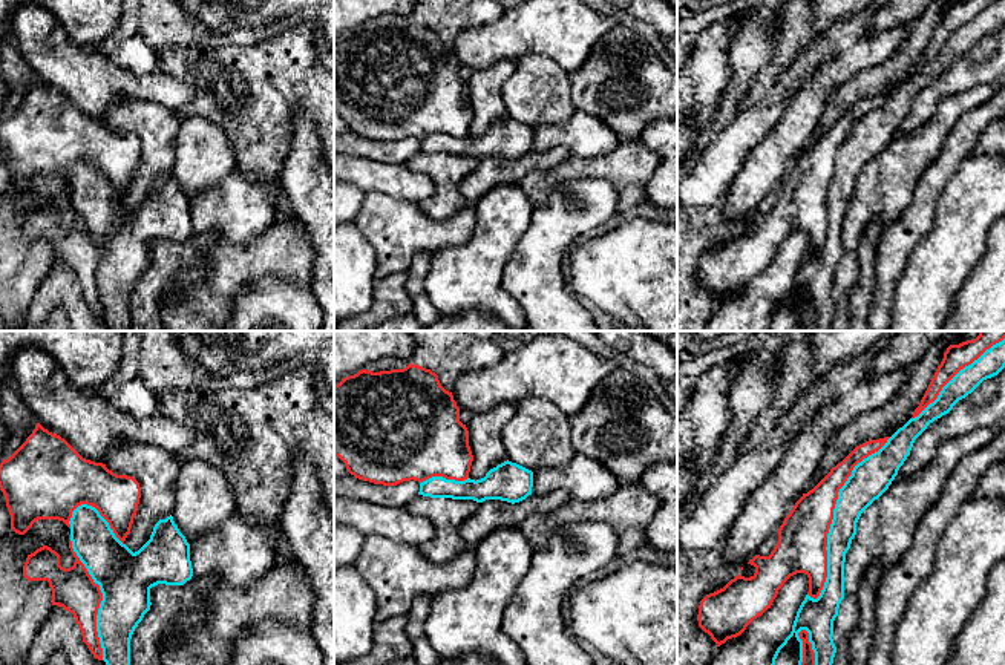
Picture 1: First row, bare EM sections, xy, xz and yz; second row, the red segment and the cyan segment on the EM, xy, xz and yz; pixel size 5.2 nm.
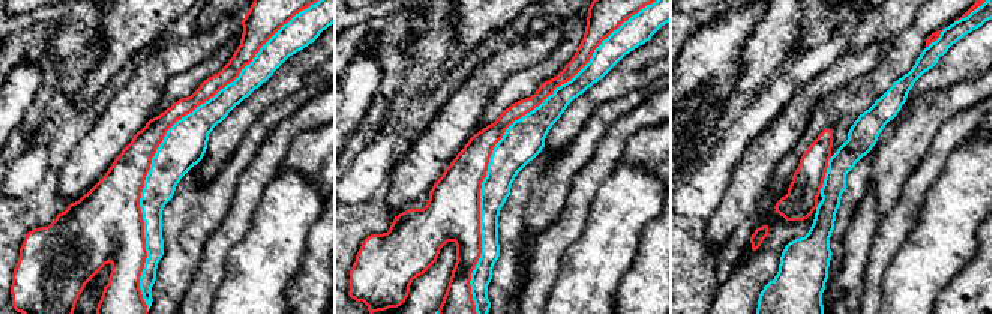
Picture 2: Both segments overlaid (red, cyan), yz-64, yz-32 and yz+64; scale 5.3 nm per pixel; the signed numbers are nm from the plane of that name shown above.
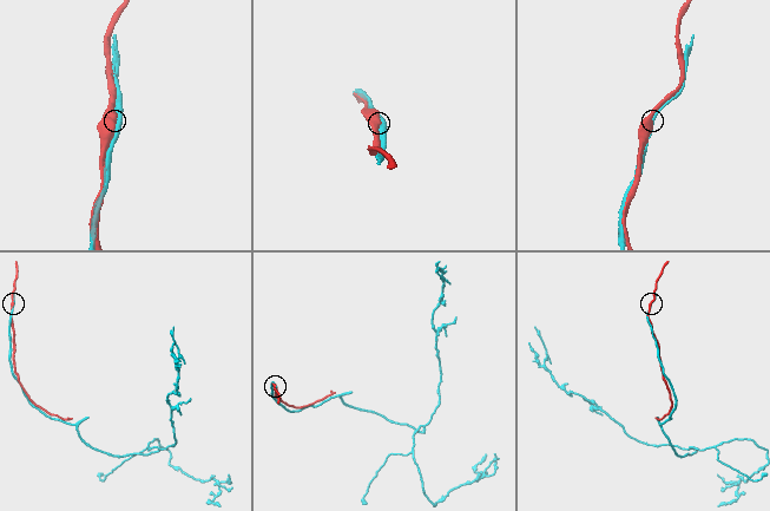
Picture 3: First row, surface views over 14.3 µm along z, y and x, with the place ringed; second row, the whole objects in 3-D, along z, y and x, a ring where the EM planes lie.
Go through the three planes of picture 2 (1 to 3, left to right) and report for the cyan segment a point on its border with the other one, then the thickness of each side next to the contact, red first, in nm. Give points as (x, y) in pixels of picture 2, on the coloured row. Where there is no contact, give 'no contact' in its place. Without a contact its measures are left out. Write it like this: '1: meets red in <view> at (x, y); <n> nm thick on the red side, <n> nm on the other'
1: meets red in yz-64 at (161, 141); 200 nm thick on the red side, 240 nm on the other
2: meets red in yz-32 at (497, 141); 200 nm thick on the red side, 220 nm on the other
3: meets red in yz+64 at (824, 175); 170 nm thick on the red side, 140 nm on the other

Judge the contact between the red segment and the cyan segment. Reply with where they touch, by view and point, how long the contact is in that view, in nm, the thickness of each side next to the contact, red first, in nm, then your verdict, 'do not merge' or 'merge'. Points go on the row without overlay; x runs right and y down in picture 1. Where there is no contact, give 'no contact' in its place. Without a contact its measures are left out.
yz (832, 172) | 950 nm | 260/190 nm | do not merge

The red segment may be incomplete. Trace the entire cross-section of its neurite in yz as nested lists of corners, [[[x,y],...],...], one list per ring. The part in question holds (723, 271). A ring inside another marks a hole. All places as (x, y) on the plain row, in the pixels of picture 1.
[[[889,95],[870,97],[856,103],[812,147],[803,150],[780,182],[778,199],[771,211],[755,211],[749,216],[748,221],[755,224],[755,230],[751,234],[741,231],[741,224],[738,233],[700,257],[697,271],[699,283],[711,293],[717,303],[728,296],[740,293],[754,276],[771,265],[778,247],[797,230],[804,230],[809,234],[807,251],[813,256],[820,253],[827,234],[827,190],[833,176],[838,149],[852,132],[853,124],[869,112],[878,109]]]

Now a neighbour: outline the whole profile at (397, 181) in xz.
[[[334,153],[334,181],[412,204],[430,198],[435,192],[429,176],[408,169],[406,164],[377,162],[345,153]]]

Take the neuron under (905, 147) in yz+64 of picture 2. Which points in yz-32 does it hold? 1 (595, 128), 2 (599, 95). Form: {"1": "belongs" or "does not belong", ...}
{"1": "belongs", "2": "does not belong"}

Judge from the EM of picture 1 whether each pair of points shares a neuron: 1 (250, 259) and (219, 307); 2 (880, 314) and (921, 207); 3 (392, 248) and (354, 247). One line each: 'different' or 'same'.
1: same
2: same
3: different

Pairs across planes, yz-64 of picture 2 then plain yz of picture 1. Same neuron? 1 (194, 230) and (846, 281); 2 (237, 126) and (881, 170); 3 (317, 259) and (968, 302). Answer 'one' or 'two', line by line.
1: one
2: two
3: one

